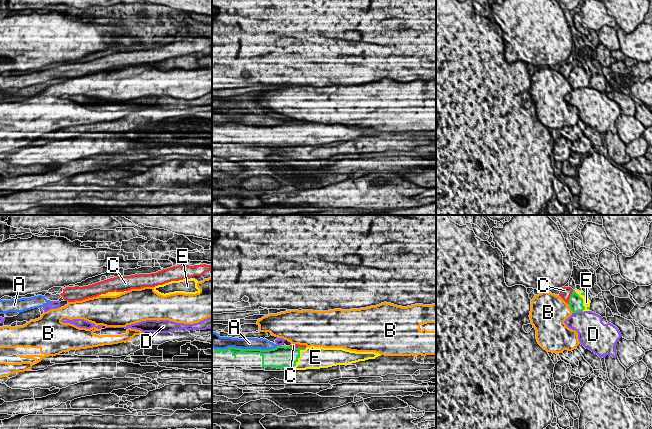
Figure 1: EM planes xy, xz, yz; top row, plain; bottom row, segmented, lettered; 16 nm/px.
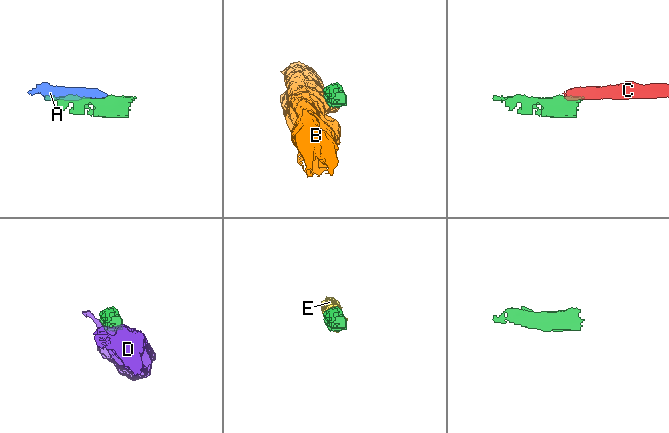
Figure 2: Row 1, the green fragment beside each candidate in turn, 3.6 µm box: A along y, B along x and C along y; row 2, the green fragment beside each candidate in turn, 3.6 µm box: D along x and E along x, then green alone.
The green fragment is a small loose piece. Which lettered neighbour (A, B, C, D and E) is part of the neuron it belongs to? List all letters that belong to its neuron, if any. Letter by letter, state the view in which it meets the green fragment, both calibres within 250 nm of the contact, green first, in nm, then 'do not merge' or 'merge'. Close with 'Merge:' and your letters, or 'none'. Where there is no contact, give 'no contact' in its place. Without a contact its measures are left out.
A: meets green in xz; 120 nm thick on the green side, 190 nm on the other; do not merge
B: meets green in yz; 240 nm thick on the green side, 440 nm on the other; do not merge
C: meets green in yz; 240 nm thick on the green side, 190 nm on the other; do not merge
D: meets green in yz; 240 nm thick on the green side, 400 nm on the other; do not merge
E: meets green in yz; 240 nm thick on the green side, 130 nm on the other; merge
Merge: E

